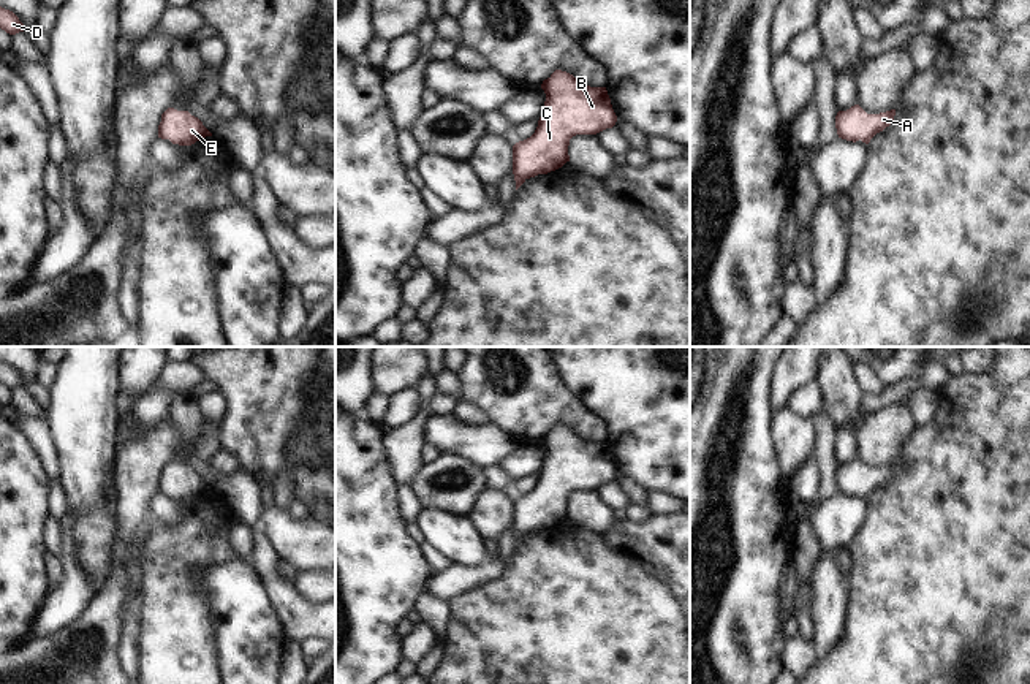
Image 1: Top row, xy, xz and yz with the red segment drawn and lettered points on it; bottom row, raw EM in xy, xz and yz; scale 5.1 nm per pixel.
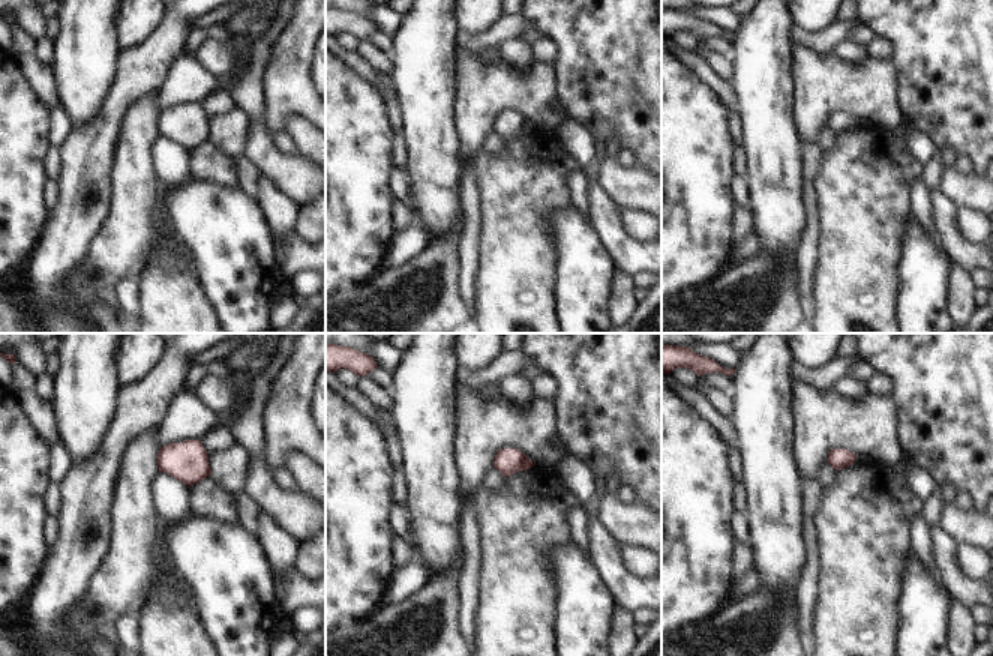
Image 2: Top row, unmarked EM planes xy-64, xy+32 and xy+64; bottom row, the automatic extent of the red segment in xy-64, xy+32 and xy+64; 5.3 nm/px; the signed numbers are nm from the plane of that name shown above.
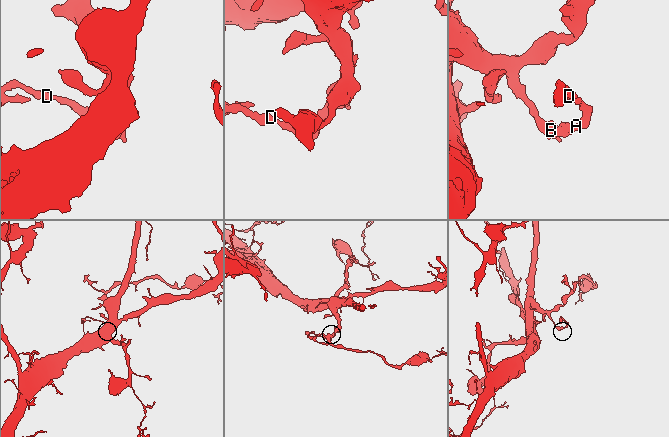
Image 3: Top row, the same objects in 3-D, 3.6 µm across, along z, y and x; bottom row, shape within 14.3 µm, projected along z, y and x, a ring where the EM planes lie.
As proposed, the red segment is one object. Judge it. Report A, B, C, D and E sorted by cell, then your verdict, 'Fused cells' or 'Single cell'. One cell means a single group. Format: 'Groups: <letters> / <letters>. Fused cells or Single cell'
Groups: A B C D E. Single cell

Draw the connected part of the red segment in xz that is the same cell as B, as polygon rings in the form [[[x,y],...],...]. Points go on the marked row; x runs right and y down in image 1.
[[[555,70],[543,81],[544,108],[535,133],[513,146],[516,190],[530,177],[547,174],[570,162],[568,146],[576,135],[612,128],[617,116],[606,87],[590,87]]]

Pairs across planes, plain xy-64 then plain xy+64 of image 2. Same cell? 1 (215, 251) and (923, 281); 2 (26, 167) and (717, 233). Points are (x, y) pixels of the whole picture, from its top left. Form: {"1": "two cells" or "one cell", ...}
{"1": "one cell", "2": "one cell"}

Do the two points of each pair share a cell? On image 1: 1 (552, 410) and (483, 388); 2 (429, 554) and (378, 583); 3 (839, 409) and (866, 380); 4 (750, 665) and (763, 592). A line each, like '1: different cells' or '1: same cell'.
1: same cell
2: different cells
3: different cells
4: same cell

